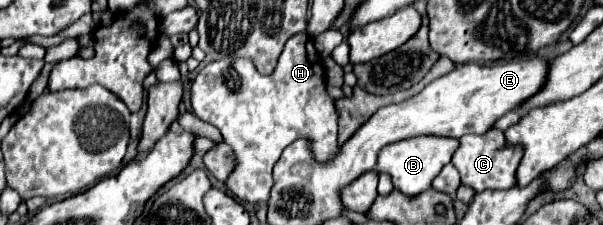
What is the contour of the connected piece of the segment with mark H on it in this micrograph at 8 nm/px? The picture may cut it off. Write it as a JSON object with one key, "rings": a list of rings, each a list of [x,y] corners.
{"rings":[[[306,32],[286,42],[278,66],[270,76],[260,76],[246,58],[226,58],[206,64],[192,84],[192,108],[200,120],[214,124],[232,148],[236,168],[230,172],[226,186],[244,204],[268,200],[272,166],[296,138],[310,138],[320,158],[332,158],[338,146],[338,114],[334,100],[326,92],[324,62]]]}

